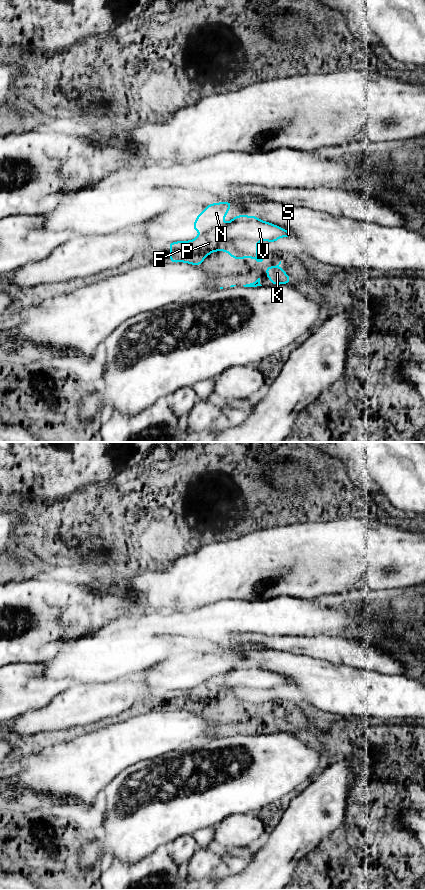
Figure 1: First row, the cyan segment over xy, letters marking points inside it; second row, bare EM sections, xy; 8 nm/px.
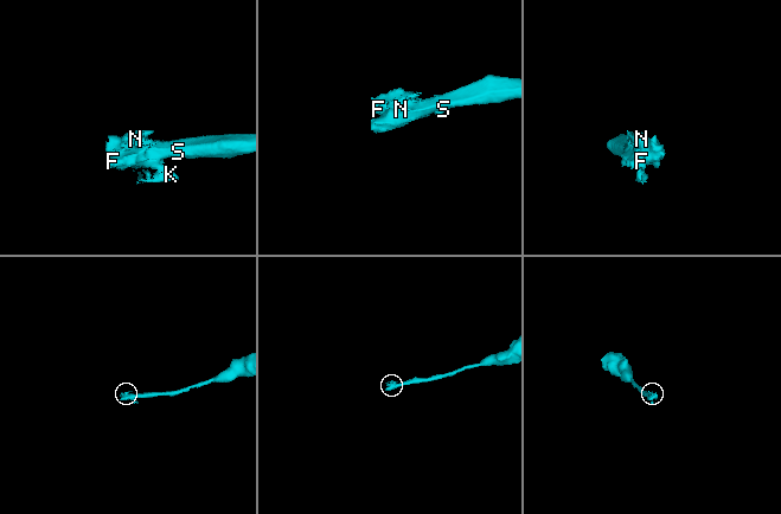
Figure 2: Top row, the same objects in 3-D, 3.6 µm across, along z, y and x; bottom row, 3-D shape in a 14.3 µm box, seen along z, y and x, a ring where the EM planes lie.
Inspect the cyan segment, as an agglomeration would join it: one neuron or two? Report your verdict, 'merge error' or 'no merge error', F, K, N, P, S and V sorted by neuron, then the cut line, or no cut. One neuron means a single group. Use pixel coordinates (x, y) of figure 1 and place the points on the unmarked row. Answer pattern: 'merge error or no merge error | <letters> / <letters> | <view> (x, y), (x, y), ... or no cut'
no merge error | F K N P S V | no cut

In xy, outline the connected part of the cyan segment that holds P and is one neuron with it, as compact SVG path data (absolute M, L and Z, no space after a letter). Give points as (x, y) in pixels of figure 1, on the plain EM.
M225 649L206 654L204 659L197 663L197 667L192 675L194 679L200 680L198 685L192 689L178 689L167 692L171 696L170 710L186 710L199 714L205 705L214 699L227 699L230 705L237 708L241 706L254 706L257 710L262 710L263 707L257 705L257 691L259 689L276 691L278 686L293 684L290 679L286 679L266 669L261 669L257 664L247 665L246 662L236 664L230 670L223 672L222 668L232 652L232 650Z

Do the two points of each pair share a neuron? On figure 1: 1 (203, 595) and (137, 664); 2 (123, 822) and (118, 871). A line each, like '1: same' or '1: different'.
1: different
2: different

